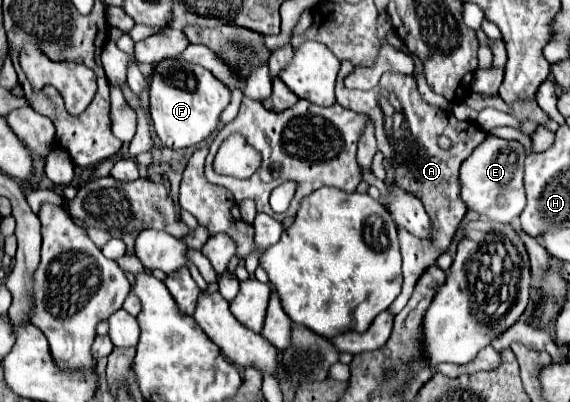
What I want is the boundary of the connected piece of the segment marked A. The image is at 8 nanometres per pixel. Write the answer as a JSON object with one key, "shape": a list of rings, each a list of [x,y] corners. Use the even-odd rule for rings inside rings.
{"shape":[[[344,60],[338,74],[338,82],[336,82],[338,104],[340,106],[352,104],[356,112],[368,114],[372,118],[378,150],[384,154],[384,158],[392,160],[392,164],[398,164],[396,184],[402,186],[406,192],[412,192],[414,196],[418,196],[432,220],[432,240],[420,240],[397,227],[402,260],[404,260],[404,266],[402,266],[404,286],[402,286],[400,296],[392,302],[390,312],[398,314],[410,300],[414,284],[424,274],[424,270],[430,268],[436,262],[436,258],[450,246],[452,236],[456,234],[468,210],[464,208],[464,200],[460,200],[458,170],[460,170],[460,164],[472,154],[472,150],[484,140],[484,132],[474,122],[456,120],[452,112],[426,104],[416,88],[414,78],[410,76],[386,72],[376,88],[364,92],[364,90],[350,90],[344,86],[344,78],[352,72],[354,72],[354,66]],[[438,136],[448,136],[452,140],[452,148],[440,150]]]}

